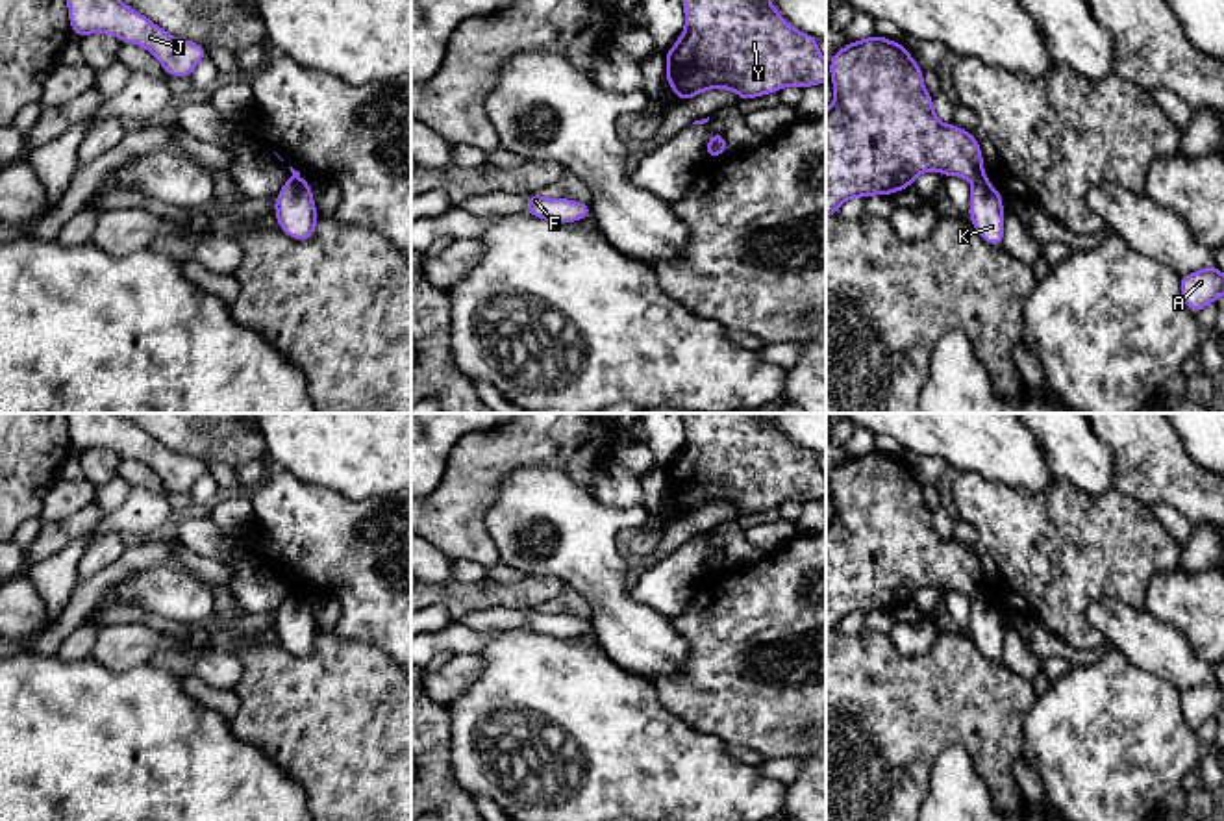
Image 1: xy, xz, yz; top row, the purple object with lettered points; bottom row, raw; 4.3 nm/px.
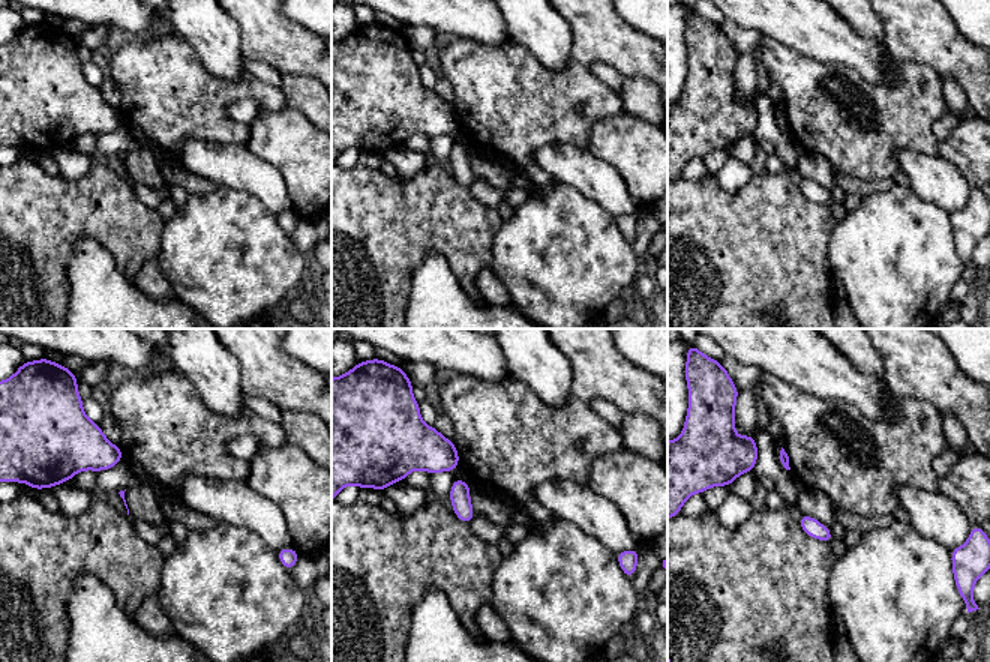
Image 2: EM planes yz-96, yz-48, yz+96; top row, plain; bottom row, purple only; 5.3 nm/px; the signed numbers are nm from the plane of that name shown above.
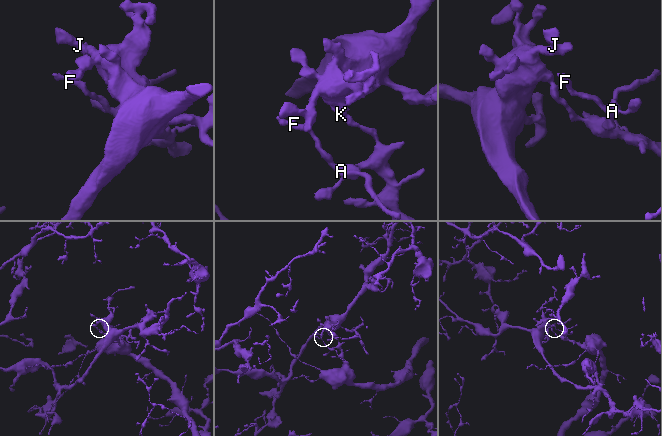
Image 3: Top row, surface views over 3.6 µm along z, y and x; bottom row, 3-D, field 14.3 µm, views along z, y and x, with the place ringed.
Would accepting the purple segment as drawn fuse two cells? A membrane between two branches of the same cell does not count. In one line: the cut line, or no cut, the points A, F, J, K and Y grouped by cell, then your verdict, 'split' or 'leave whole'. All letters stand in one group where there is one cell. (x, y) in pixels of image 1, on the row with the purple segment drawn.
cut yz (984, 176), (973, 184); groups A F K / J Y; split

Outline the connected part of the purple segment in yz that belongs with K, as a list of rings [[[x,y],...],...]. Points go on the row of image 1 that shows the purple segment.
[[[987,178],[972,183],[968,219],[983,241],[1002,248],[1004,241],[1004,195]]]

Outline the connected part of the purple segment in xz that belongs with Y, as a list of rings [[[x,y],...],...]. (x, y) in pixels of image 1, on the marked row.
[[[681,0],[685,30],[665,52],[667,76],[681,100],[706,89],[733,89],[741,100],[778,93],[787,85],[802,89],[826,82],[826,59],[818,39],[794,30],[770,0]]]

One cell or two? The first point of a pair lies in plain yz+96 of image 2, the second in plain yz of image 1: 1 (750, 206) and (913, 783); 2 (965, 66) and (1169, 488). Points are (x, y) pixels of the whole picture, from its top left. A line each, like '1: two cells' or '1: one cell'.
1: one cell
2: one cell

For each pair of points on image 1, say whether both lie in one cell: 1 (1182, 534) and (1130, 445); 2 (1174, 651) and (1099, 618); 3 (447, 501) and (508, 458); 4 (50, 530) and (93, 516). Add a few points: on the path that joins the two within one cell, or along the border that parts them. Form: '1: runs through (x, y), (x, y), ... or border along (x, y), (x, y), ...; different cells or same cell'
1: border along (1152, 505), (1171, 505), (1191, 525); different cells
2: runs through (1156, 645), (1117, 621); same cell
3: runs through (462, 488), (493, 458); same cell
4: runs through (62, 530), (82, 523); same cell

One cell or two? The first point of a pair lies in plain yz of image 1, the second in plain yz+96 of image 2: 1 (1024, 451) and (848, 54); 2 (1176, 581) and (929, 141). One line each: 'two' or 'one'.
1: one
2: two

